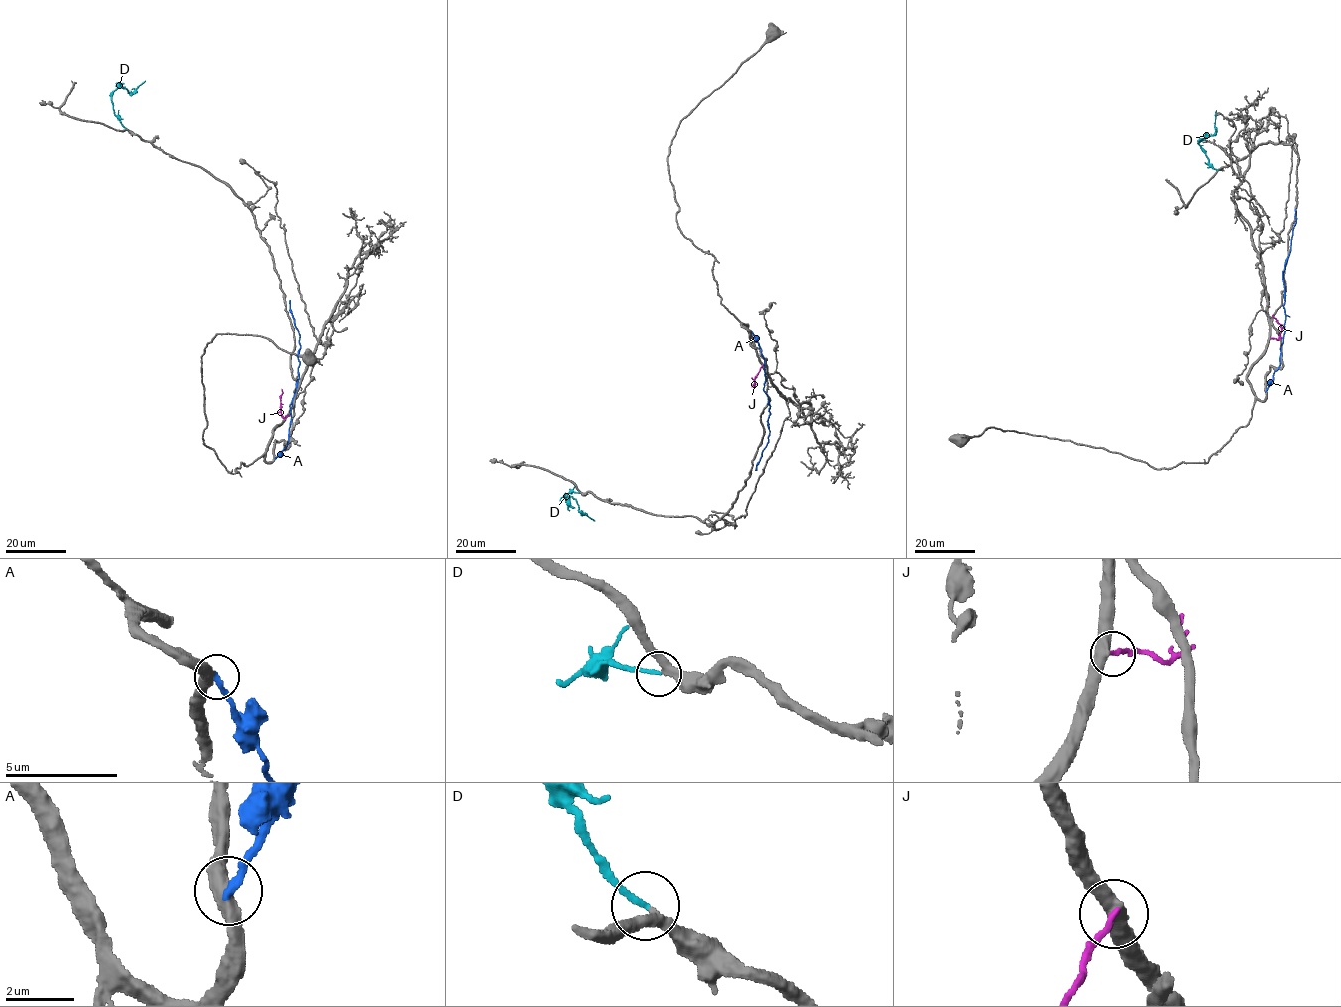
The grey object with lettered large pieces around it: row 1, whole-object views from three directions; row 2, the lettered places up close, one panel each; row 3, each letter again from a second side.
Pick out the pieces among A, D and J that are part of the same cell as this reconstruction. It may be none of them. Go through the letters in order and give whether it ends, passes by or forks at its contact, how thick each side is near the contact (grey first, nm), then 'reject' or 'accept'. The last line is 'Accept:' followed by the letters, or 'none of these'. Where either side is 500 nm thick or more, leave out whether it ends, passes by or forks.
A: it ends | 440/240 nm | reject
D: it ends | 320/150 nm | accept
J: it ends | 460/200 nm | reject
Accept: D

